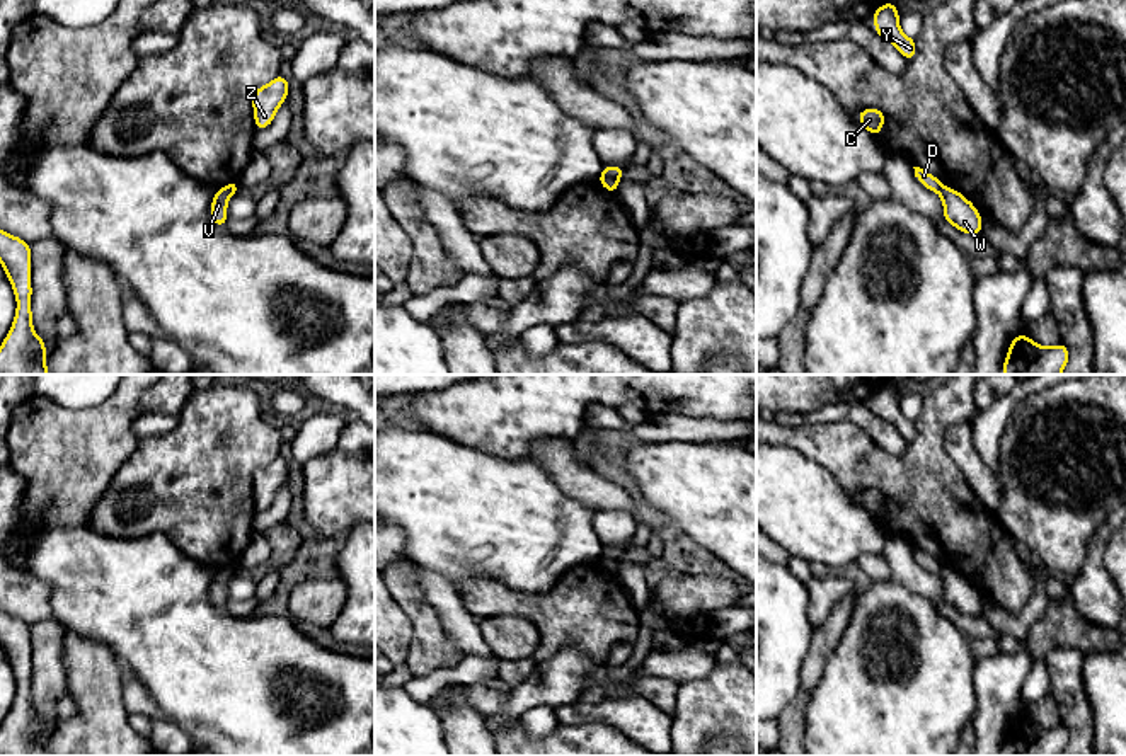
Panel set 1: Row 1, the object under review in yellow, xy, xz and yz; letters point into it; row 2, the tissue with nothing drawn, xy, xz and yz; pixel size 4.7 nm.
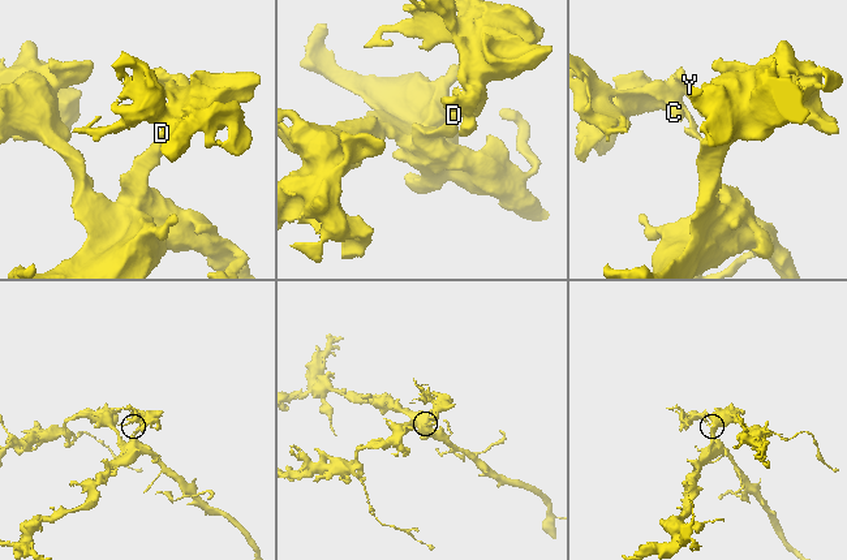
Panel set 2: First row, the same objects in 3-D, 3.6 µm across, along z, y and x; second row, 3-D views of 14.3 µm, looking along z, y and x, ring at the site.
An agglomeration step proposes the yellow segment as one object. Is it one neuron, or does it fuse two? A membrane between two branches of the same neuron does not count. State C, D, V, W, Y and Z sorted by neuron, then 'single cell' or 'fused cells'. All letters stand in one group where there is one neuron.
C D Y Z / V W; fused cells

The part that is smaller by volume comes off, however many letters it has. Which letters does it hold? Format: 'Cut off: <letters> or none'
Cut off: C, D, Y, Z

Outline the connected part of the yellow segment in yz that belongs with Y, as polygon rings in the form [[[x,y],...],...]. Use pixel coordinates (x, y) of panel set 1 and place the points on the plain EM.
[[[893,383],[882,385],[870,400],[876,404],[874,414],[889,422],[906,443],[911,443],[916,434],[916,422],[901,412],[896,387]]]

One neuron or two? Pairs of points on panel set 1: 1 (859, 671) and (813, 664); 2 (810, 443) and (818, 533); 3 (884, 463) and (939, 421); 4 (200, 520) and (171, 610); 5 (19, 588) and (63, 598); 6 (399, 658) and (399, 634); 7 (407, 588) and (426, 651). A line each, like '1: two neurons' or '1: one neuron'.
1: two neurons
2: two neurons
3: one neuron
4: two neurons
5: two neurons
6: one neuron
7: one neuron

